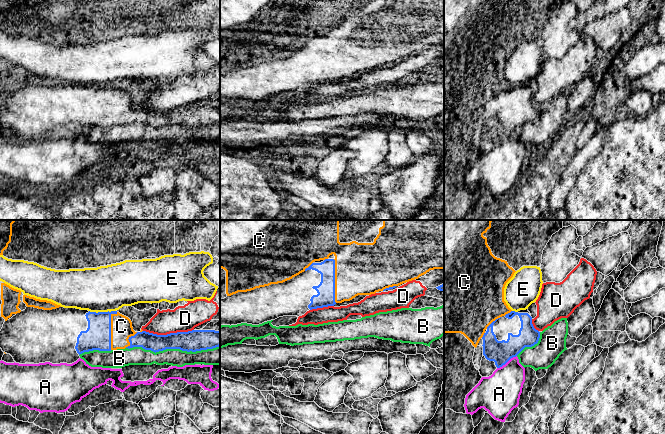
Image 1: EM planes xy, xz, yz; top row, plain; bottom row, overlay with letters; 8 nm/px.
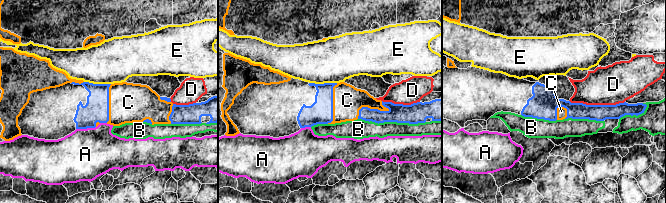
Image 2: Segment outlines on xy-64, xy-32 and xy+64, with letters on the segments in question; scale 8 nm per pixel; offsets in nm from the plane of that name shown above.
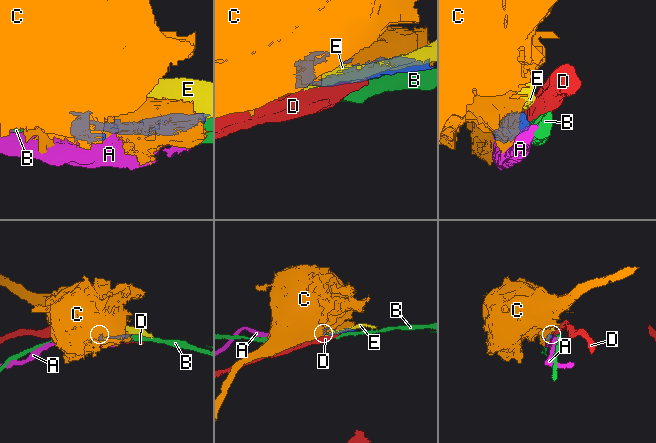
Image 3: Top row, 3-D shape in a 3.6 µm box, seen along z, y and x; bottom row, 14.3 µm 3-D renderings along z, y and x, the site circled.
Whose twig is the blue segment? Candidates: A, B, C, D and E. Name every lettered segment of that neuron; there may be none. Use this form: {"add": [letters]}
{"add": []}

